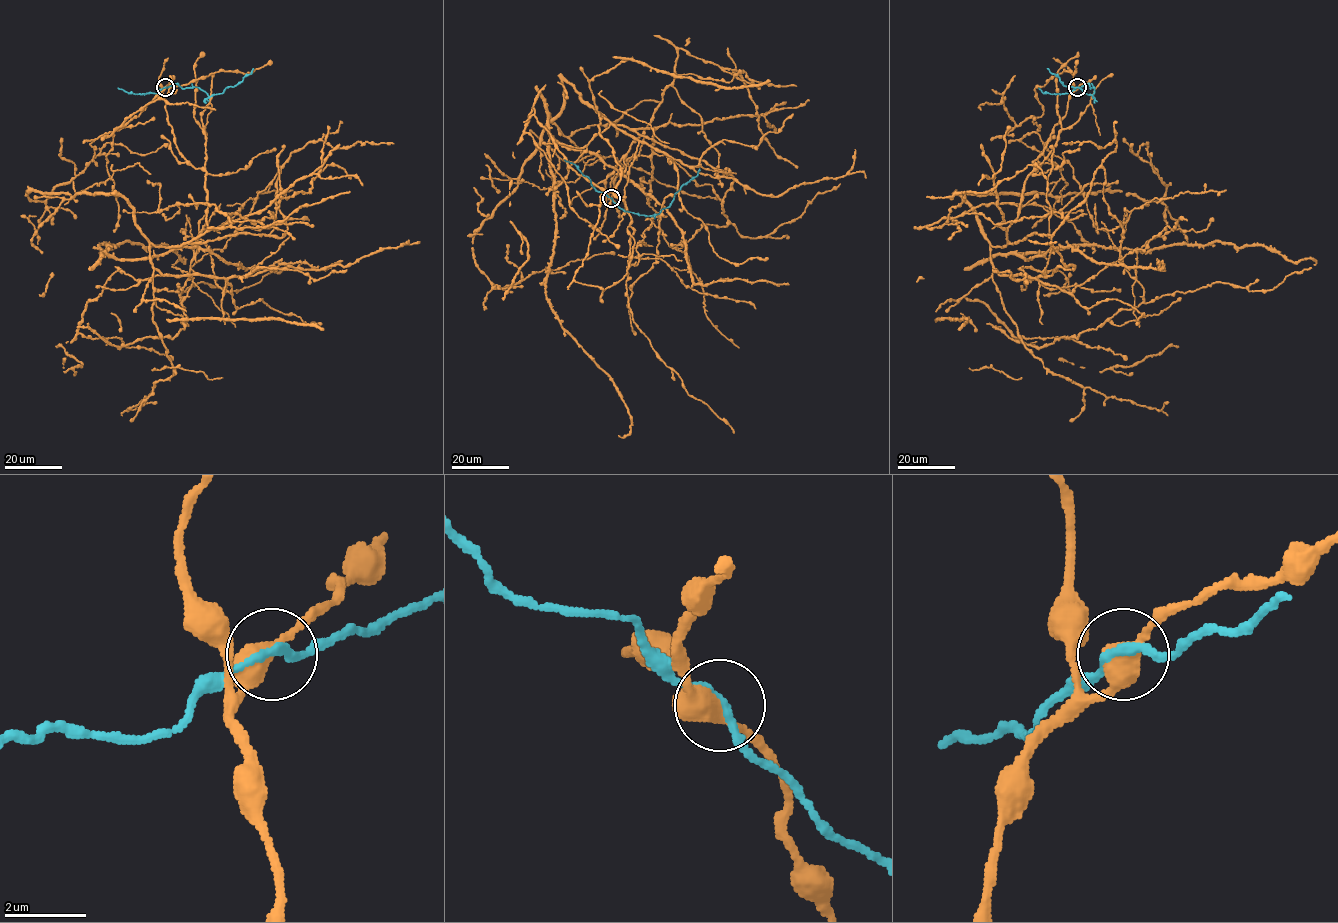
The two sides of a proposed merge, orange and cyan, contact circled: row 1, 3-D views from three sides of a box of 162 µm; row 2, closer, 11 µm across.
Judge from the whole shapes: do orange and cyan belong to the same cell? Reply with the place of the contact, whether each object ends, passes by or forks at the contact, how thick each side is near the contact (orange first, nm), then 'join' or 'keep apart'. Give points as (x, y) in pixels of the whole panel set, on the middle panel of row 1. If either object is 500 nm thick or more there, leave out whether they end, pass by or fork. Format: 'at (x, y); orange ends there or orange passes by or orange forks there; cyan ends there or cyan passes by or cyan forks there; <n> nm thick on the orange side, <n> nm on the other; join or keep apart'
at (611, 198); orange forks there; cyan passes by; 380 nm thick on the orange side, 190 nm on the other; join

